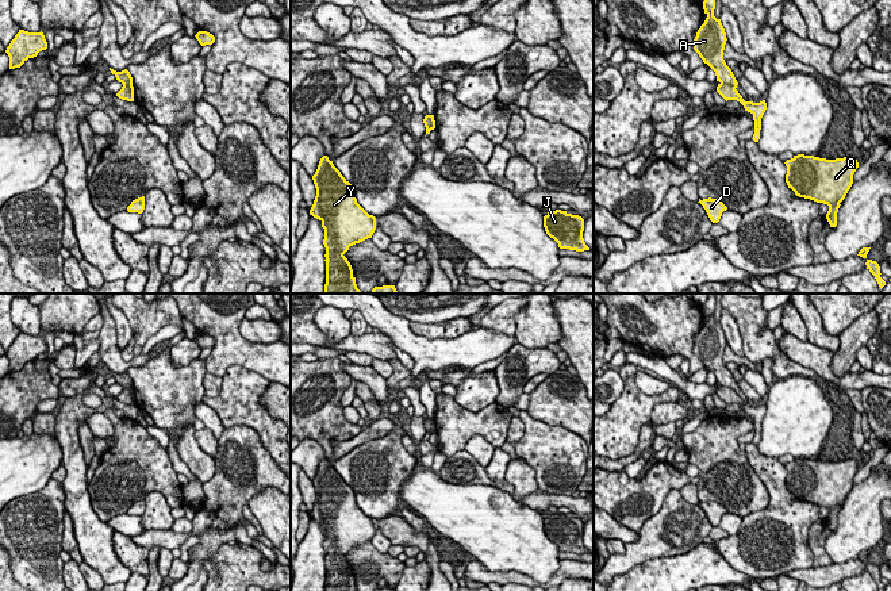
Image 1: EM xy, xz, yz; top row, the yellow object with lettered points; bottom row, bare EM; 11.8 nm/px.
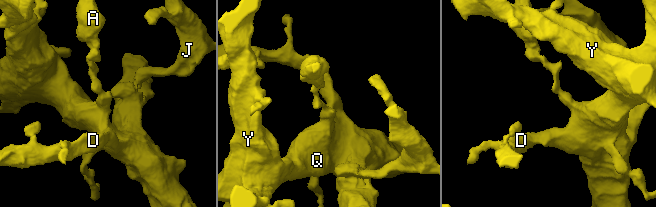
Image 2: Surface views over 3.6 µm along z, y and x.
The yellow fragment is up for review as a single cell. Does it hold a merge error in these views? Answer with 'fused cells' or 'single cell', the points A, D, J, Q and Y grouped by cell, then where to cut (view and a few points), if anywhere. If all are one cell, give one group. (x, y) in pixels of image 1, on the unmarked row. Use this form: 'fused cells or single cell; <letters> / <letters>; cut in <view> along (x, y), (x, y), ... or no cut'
fused cells; A / D J Q Y; cut in yz along (721, 384), (734, 391)

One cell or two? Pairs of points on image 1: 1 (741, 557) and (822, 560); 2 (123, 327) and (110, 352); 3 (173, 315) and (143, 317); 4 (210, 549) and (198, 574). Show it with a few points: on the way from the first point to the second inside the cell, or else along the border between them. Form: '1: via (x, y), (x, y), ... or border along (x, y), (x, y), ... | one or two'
1: border along (809, 529), (813, 565) | two
2: border along (107, 309), (115, 323), (116, 344), (122, 349) | two
3: via (166, 315), (150, 317) | one
4: via (203, 555), (198, 560), (198, 567) | one

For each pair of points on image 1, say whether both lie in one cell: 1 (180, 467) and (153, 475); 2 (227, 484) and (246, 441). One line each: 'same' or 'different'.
1: different
2: same

